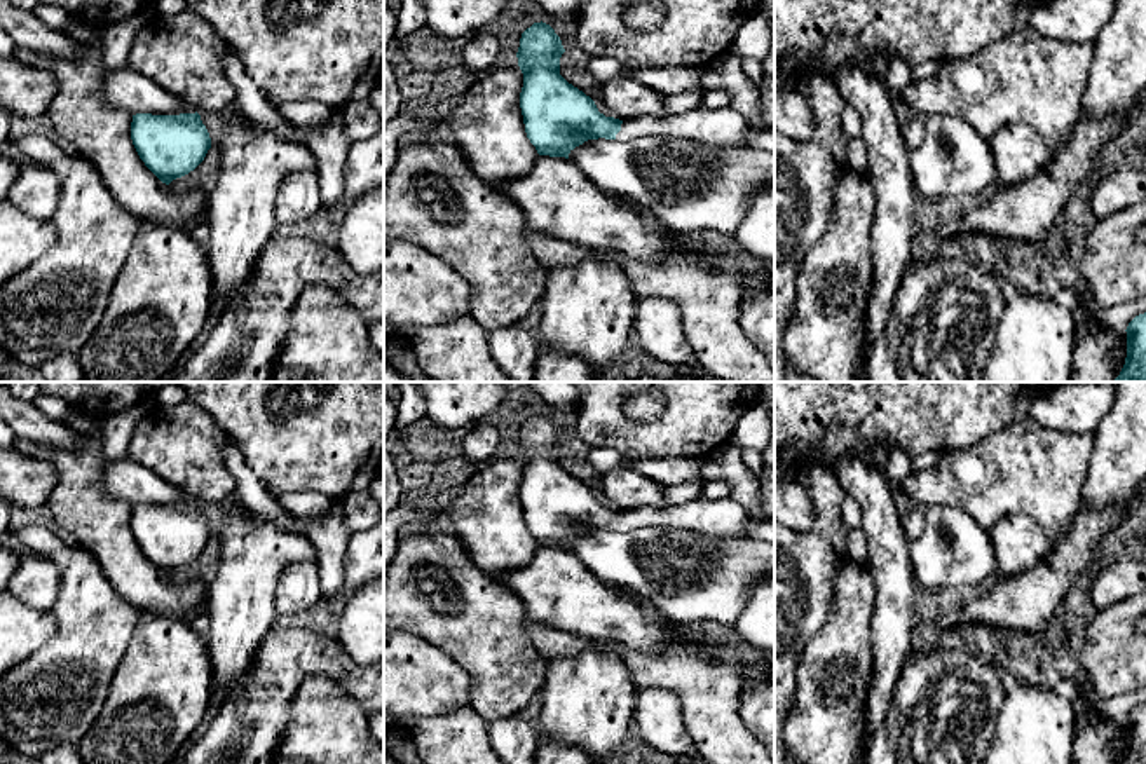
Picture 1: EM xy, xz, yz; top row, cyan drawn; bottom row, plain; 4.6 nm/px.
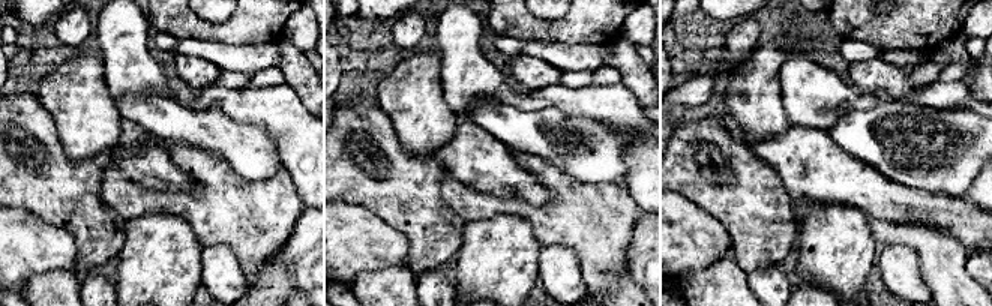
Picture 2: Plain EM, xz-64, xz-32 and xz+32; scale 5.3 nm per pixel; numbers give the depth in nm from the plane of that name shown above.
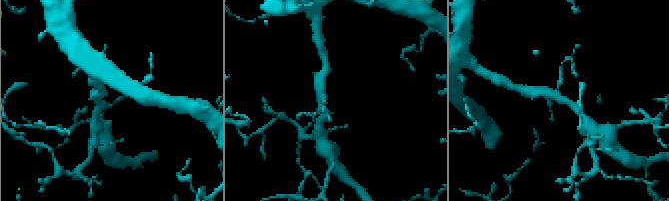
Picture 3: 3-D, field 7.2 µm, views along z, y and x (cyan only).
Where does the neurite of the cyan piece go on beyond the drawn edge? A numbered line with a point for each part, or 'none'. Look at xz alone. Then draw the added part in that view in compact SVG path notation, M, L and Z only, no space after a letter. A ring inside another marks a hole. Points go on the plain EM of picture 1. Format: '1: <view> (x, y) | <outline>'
1: xz (724, 518) | M733 497L694 499L679 506L638 508L623 511L616 530L628 532L644 525L682 530L708 539L747 537L747 509Z

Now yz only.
none

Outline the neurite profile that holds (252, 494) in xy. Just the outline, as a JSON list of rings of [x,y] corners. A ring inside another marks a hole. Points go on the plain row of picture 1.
[[[225,443],[222,455],[227,469],[235,480],[235,497],[241,504],[251,511],[270,516],[277,529],[295,534],[293,515],[265,490],[244,462],[241,452],[232,443]]]

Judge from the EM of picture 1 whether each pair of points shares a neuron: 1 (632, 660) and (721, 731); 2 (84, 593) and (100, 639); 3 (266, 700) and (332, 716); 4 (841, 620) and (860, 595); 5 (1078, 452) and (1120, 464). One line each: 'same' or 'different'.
1: same
2: same
3: different
4: same
5: different

